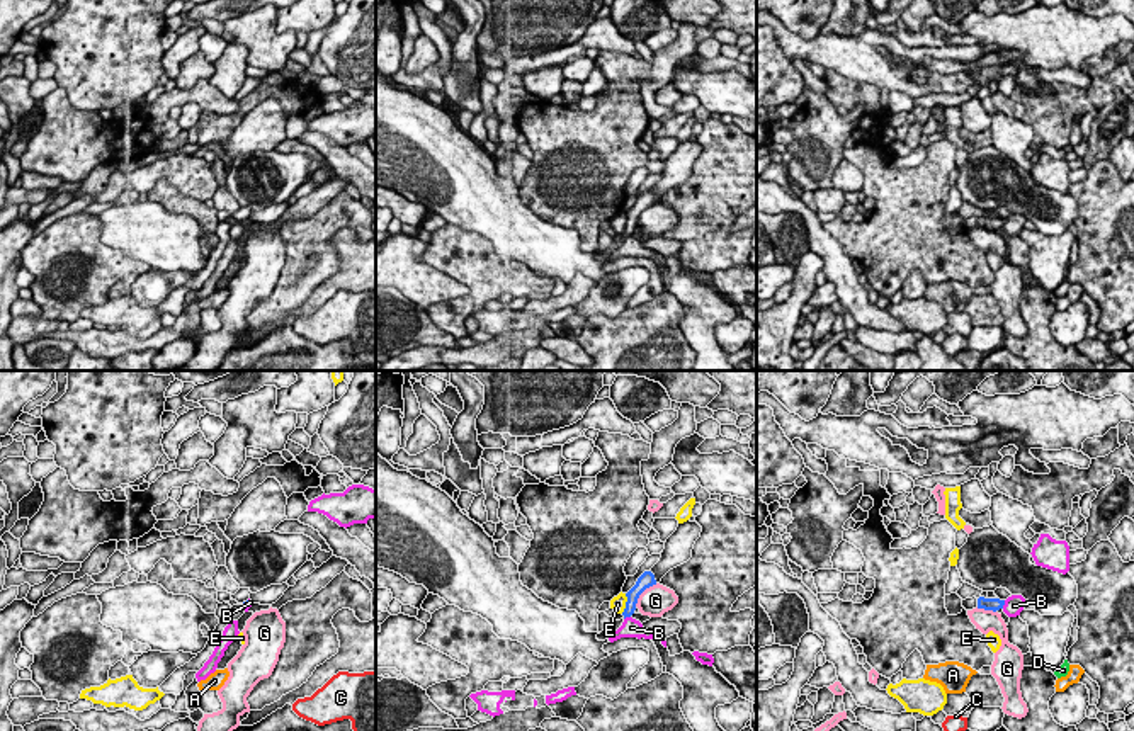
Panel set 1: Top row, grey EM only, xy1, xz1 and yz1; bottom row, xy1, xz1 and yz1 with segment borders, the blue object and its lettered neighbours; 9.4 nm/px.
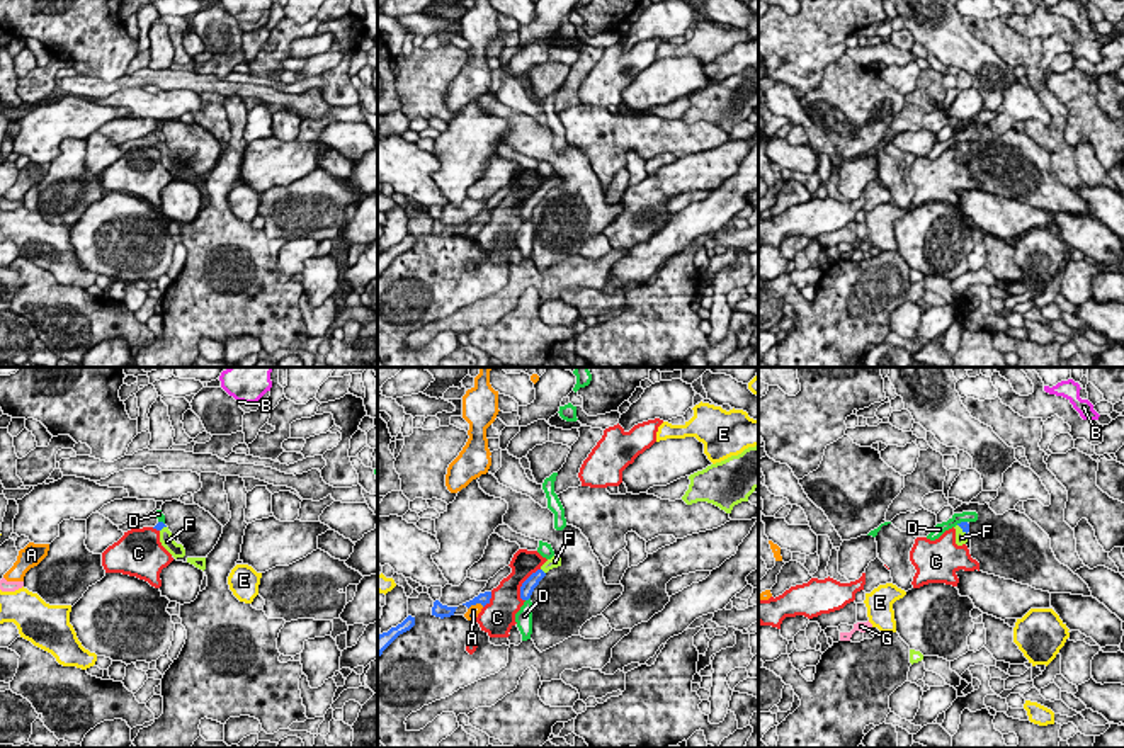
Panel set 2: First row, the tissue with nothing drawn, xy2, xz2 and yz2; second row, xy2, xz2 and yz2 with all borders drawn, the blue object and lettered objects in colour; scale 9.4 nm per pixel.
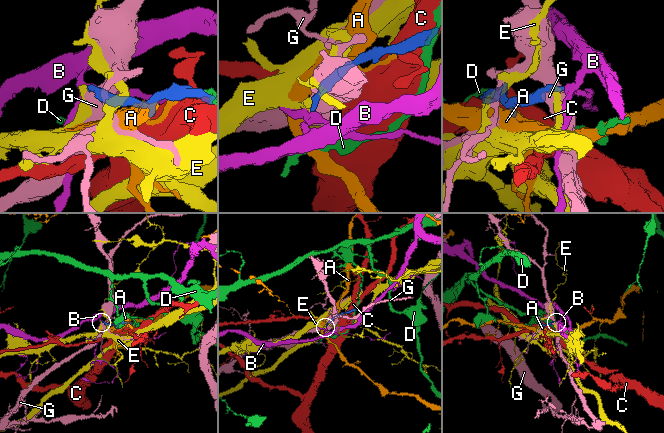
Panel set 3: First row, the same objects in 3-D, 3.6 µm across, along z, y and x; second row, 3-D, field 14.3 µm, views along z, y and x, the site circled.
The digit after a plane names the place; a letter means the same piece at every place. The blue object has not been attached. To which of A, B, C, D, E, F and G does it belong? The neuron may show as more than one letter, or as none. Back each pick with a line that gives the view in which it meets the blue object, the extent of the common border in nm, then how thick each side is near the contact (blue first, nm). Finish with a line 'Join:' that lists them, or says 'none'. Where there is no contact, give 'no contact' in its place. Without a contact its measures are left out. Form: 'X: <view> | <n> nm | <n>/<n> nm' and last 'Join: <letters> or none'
F: xz2 | 70 nm | 130/120 nm
Join: F

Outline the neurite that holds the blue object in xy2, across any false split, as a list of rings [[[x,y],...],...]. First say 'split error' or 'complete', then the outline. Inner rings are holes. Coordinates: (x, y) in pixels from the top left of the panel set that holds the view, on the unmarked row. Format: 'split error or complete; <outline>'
split error; [[[158,141],[153,148],[160,151],[162,165],[177,178],[185,175],[185,168],[182,163],[177,163],[172,156],[172,151],[163,141]]]

